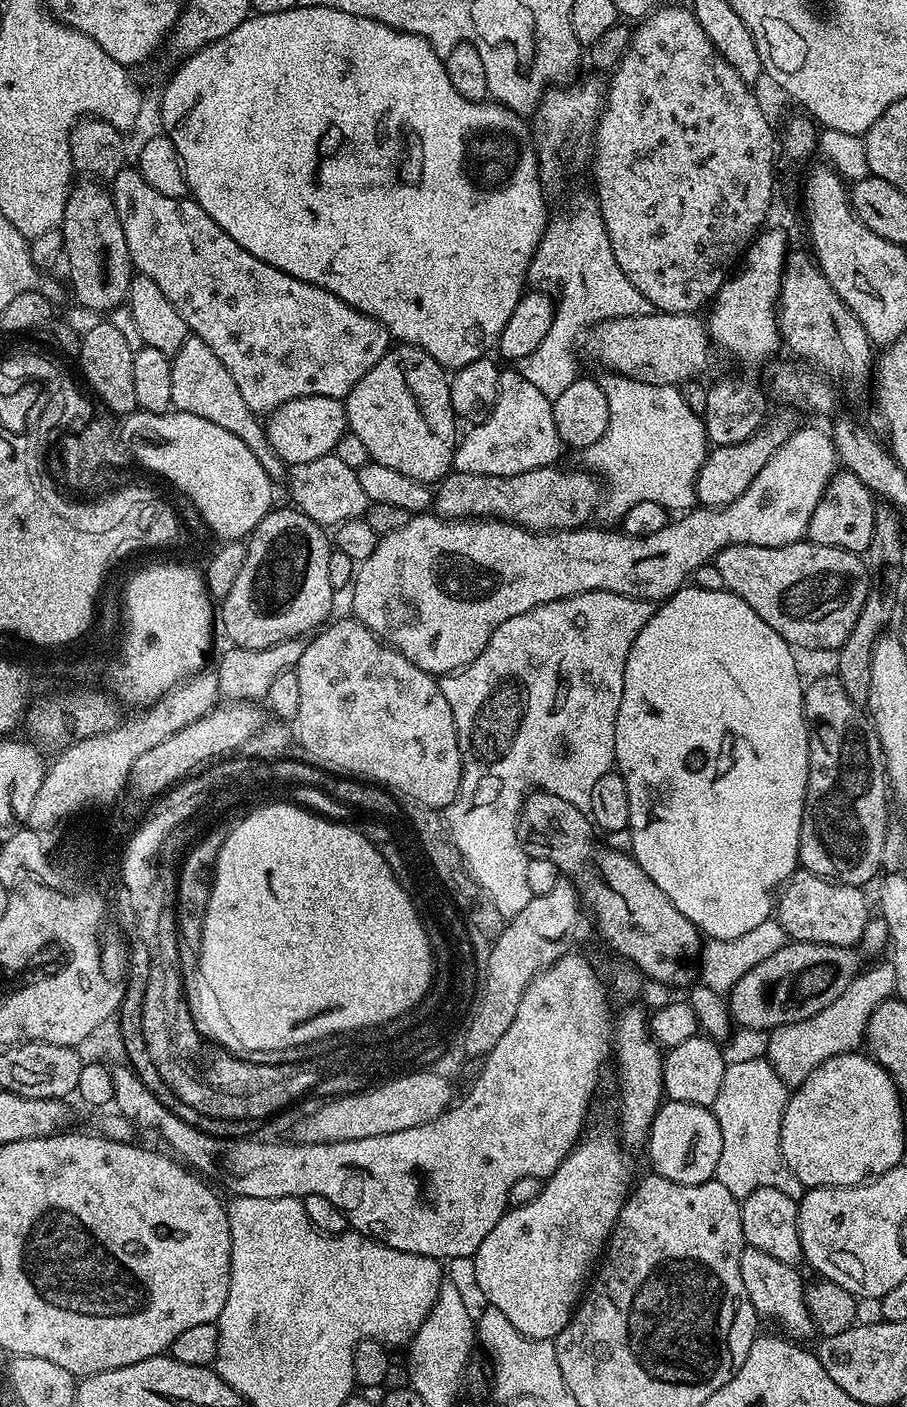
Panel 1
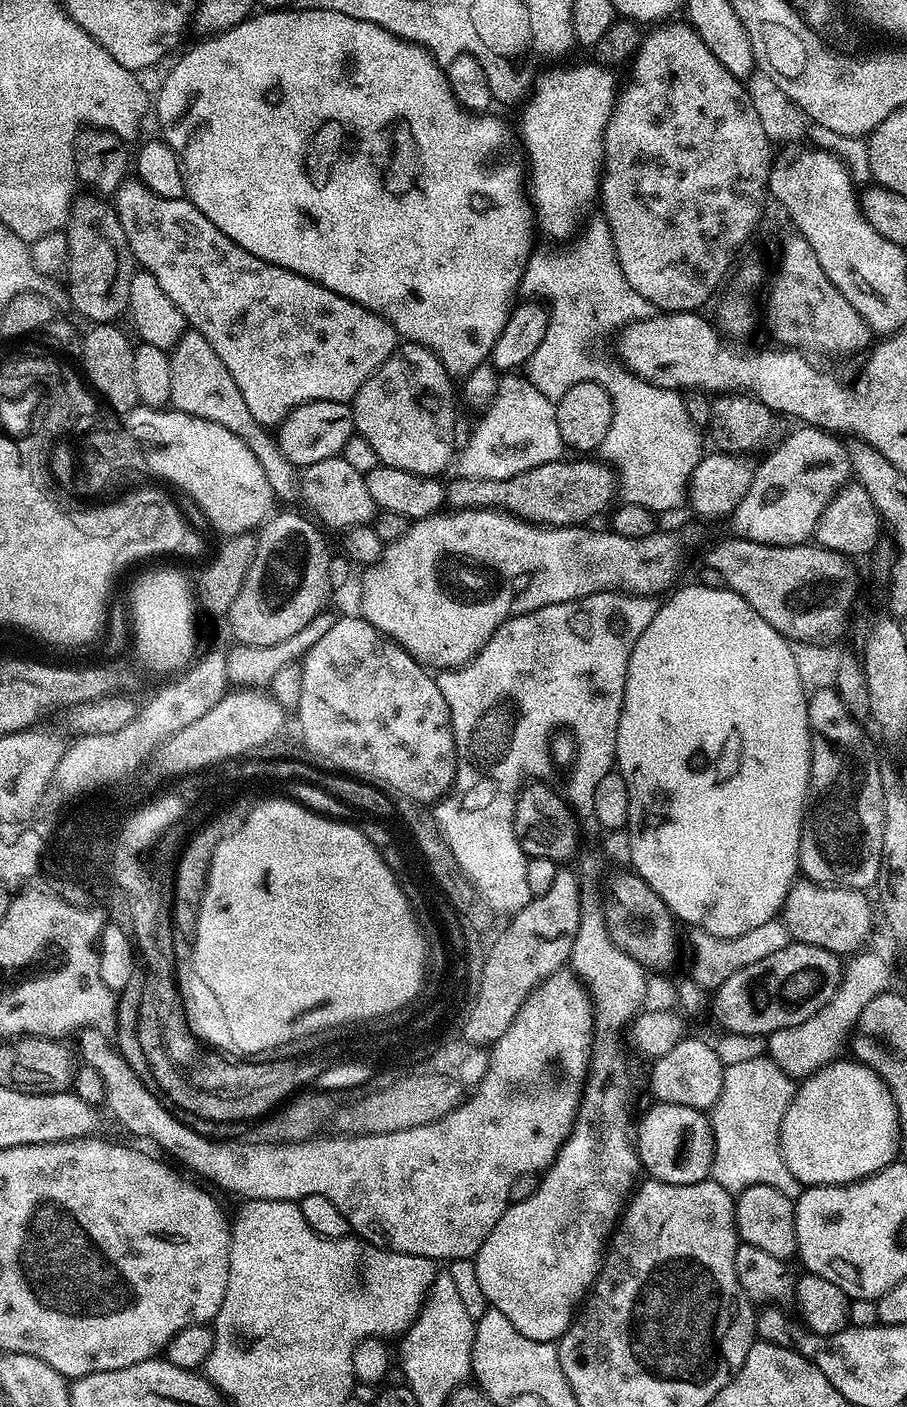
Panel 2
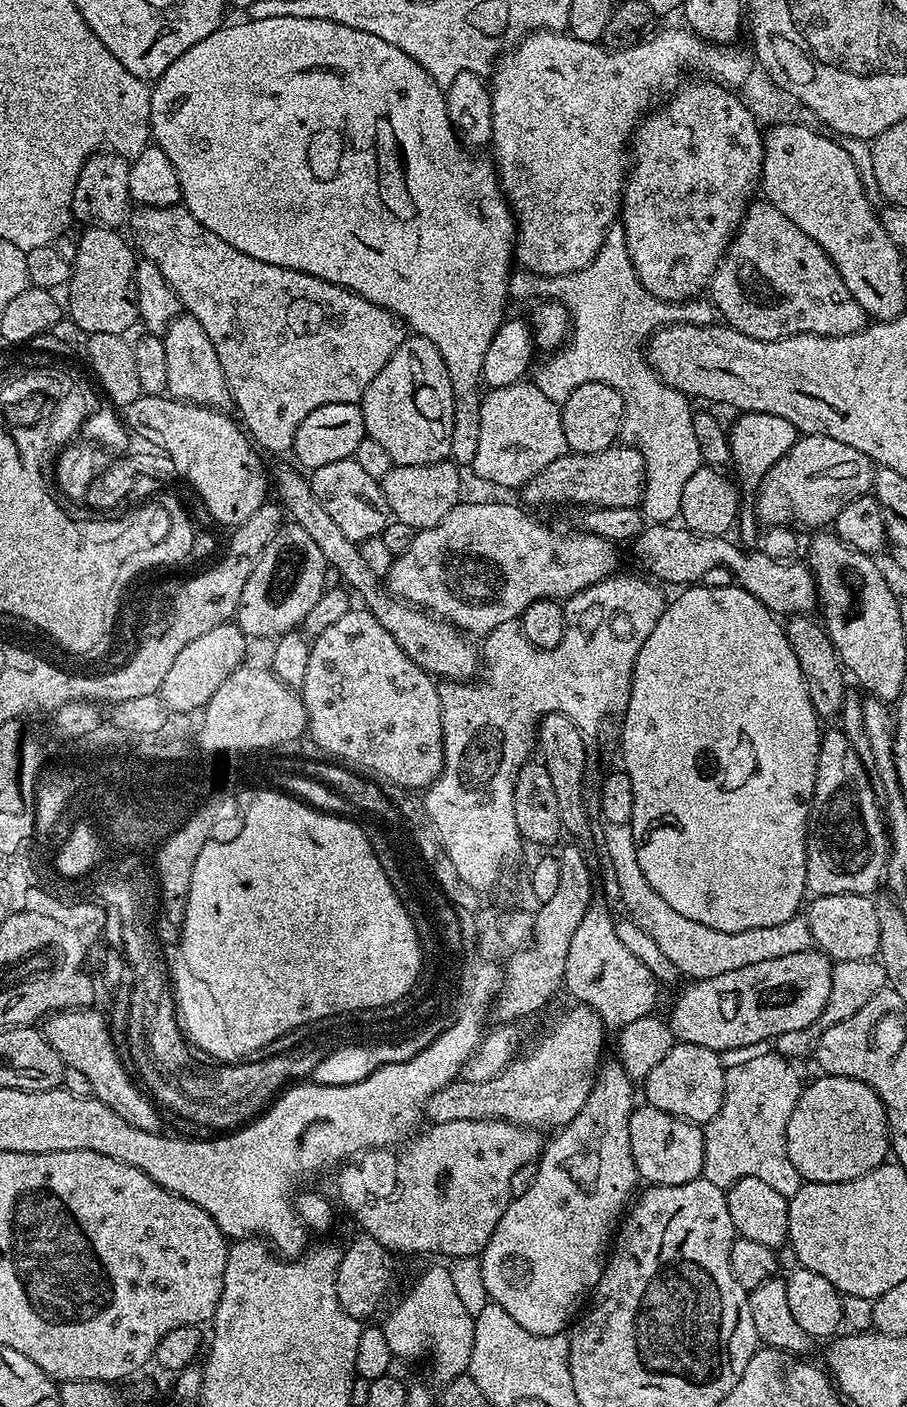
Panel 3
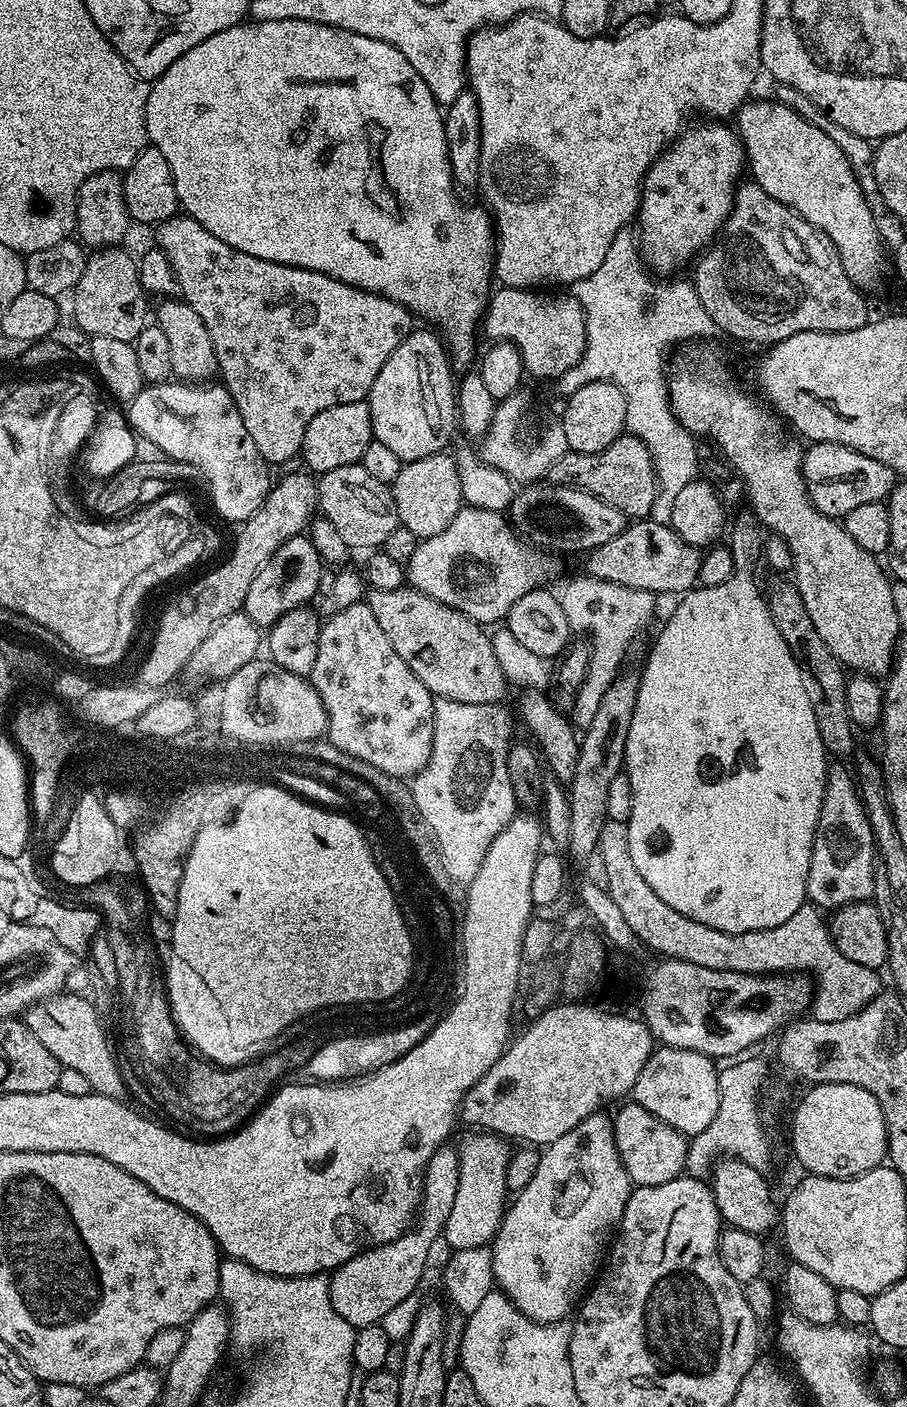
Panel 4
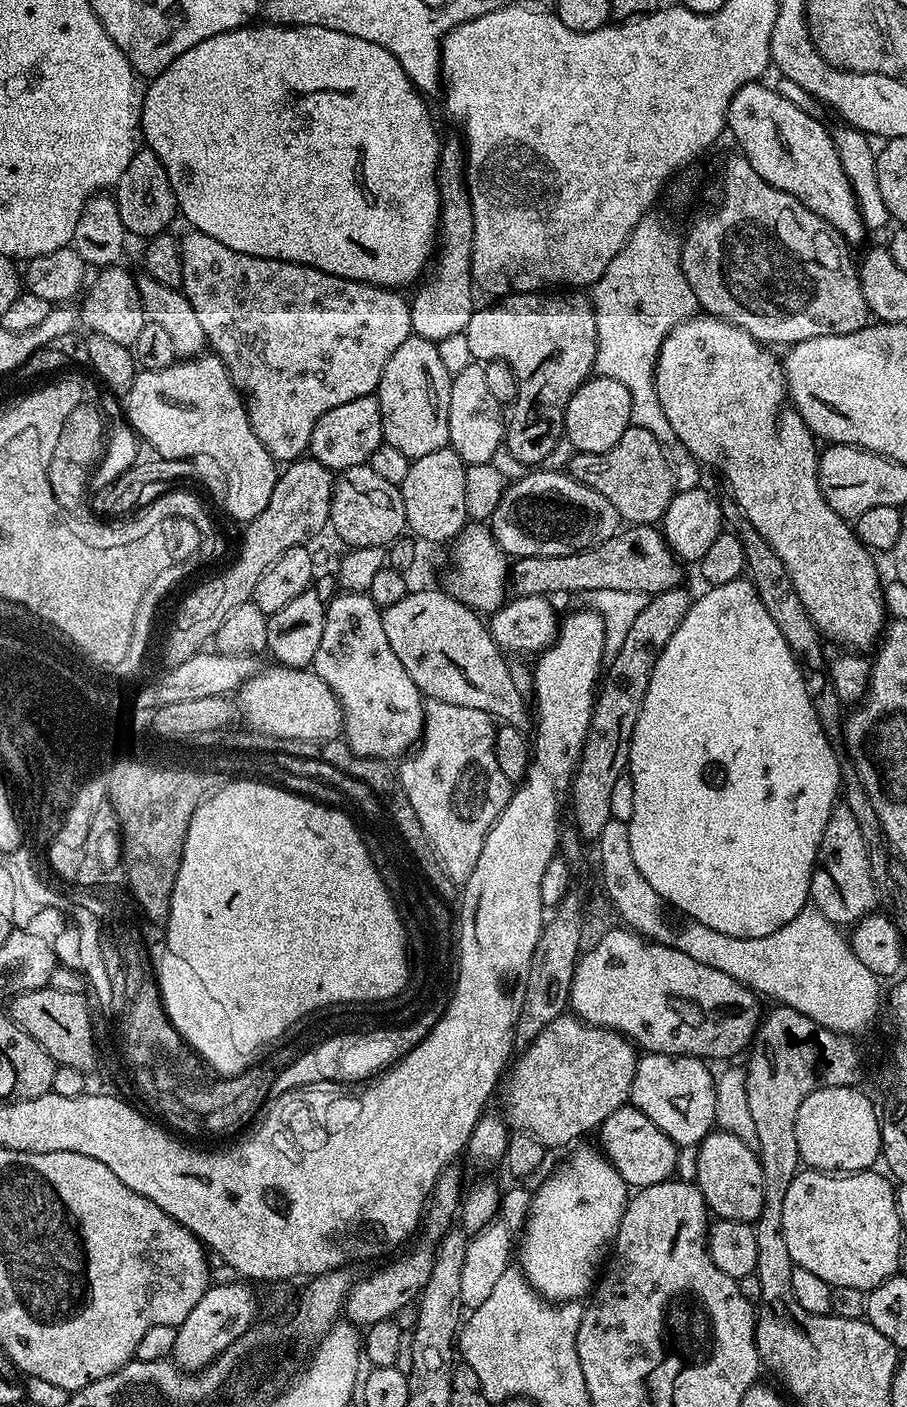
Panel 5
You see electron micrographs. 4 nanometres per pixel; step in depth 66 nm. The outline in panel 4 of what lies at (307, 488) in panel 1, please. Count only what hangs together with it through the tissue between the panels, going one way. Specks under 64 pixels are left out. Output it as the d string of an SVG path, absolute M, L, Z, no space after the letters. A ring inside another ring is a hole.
M359 463L338 466L338 470L323 473L316 486L316 497L319 511L324 511L321 512L323 519L334 522L334 530L338 530L342 542L346 542L350 550L383 549L386 538L390 538L390 534L400 527L398 506L394 504L391 487L366 474Z

